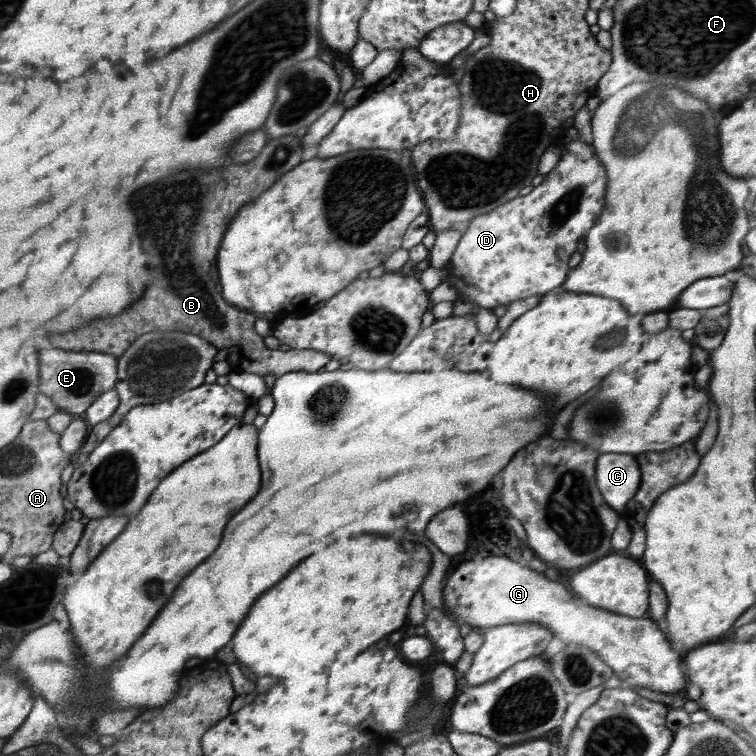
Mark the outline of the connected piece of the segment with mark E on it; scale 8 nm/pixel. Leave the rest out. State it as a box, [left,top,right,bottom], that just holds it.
[38,349,118,415]

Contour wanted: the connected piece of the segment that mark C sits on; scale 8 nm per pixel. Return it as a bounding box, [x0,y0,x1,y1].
[596,452,641,511]

